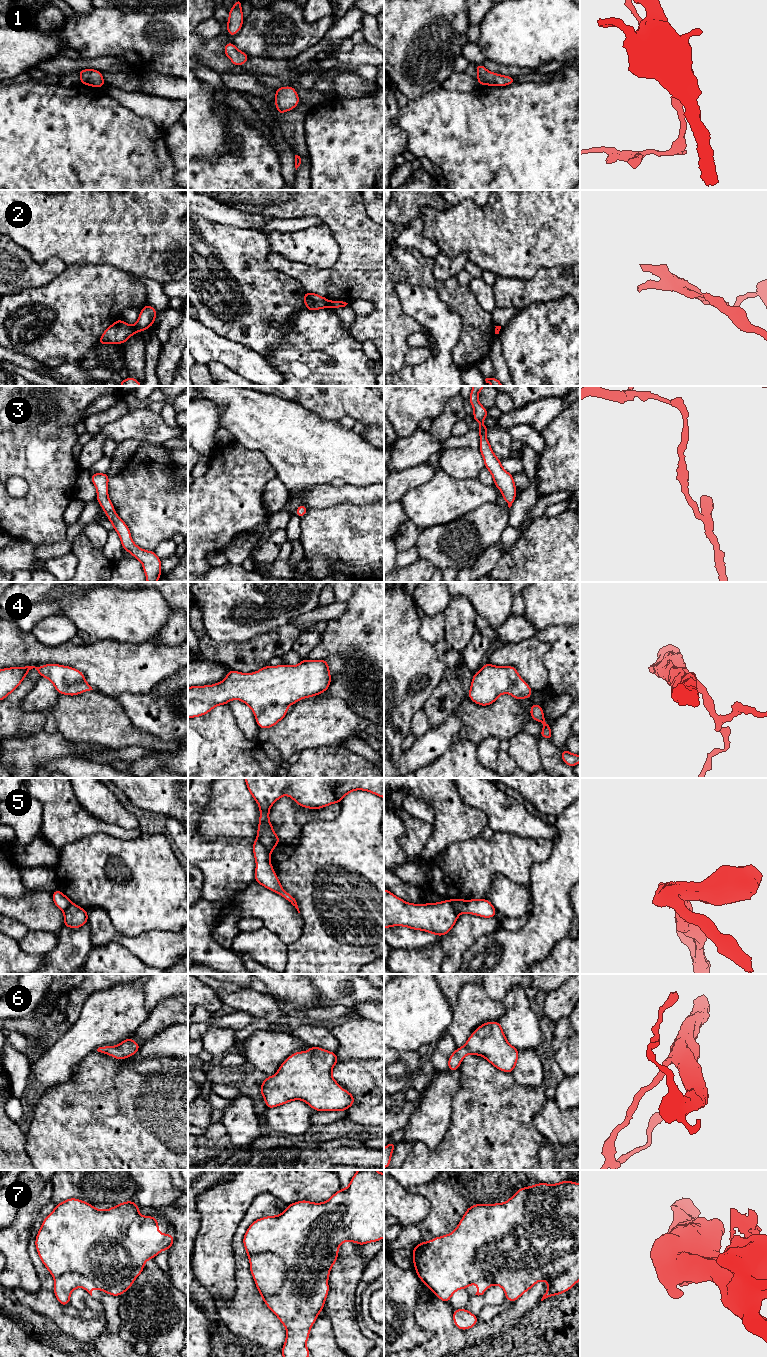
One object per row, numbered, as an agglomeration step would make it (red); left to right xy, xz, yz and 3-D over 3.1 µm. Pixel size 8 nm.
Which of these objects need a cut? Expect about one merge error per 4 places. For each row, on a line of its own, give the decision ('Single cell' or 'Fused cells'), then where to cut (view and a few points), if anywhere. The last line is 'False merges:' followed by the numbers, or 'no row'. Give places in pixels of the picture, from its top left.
1: Single cell. No split
2: Fused cells. Split along xy (133, 326), (137, 331)
3: Single cell. No split
4: Single cell. No split
5: Fused cells. Split along xz (256, 839), (270, 852)
6: Single cell. No split
7: Single cell. No split
False merges: 2, 5

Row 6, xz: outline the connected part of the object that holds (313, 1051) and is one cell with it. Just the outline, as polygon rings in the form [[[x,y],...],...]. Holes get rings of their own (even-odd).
[[[311,1046],[306,1052],[290,1055],[274,1076],[267,1076],[260,1086],[267,1109],[286,1104],[292,1100],[303,1100],[315,1111],[346,1111],[354,1102],[354,1096],[339,1086],[332,1078],[332,1069],[338,1062],[335,1052]]]

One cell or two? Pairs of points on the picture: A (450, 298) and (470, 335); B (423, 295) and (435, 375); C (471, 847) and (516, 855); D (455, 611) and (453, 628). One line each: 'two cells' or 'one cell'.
A: one cell
B: one cell
C: one cell
D: one cell

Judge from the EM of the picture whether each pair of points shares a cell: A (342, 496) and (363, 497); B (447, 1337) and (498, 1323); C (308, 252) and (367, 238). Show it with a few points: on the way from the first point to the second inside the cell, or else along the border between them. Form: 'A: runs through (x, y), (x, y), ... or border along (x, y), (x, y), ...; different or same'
A: runs through (347, 496), (358, 496); same
B: runs through (460, 1337), (469, 1337), (480, 1331), (485, 1331); same
C: border along (326, 224), (338, 246), (338, 259), (331, 267); different

